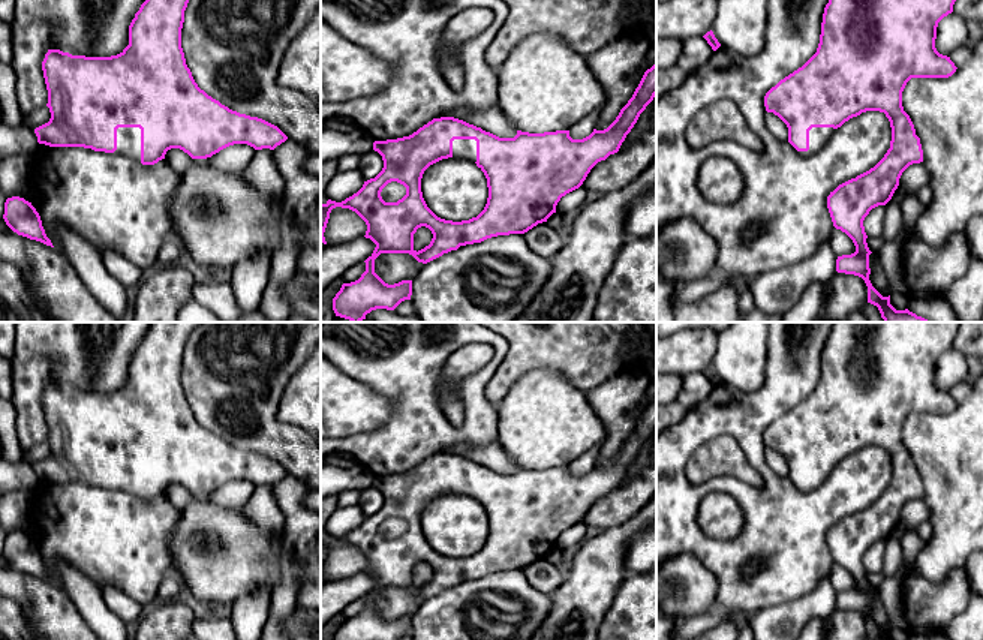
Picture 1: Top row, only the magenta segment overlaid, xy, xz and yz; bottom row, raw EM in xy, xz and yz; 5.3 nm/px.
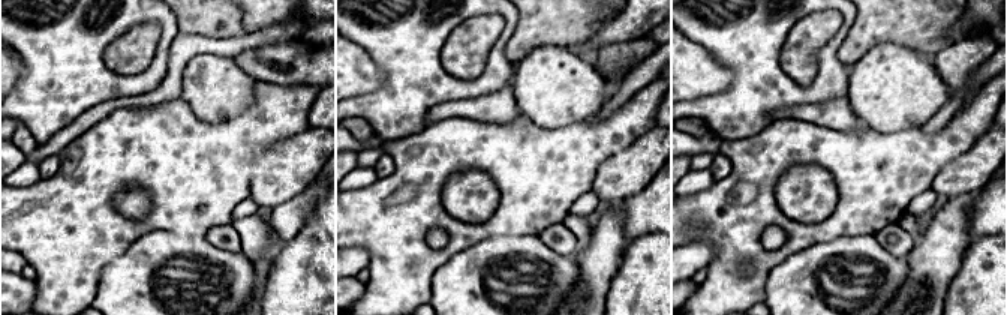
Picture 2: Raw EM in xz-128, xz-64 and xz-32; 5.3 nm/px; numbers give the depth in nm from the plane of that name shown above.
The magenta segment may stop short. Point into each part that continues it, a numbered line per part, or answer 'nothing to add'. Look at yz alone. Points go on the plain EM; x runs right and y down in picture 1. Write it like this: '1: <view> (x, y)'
1: yz (817, 471)

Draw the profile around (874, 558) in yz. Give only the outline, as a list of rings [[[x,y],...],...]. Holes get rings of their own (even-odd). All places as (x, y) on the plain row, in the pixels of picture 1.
[[[878,541],[869,547],[863,556],[865,568],[868,573],[881,573],[884,568],[886,541]]]

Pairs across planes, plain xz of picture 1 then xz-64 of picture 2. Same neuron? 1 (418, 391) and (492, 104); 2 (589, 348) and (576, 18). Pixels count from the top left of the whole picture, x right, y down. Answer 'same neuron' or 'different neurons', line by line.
1: different neurons
2: same neuron

